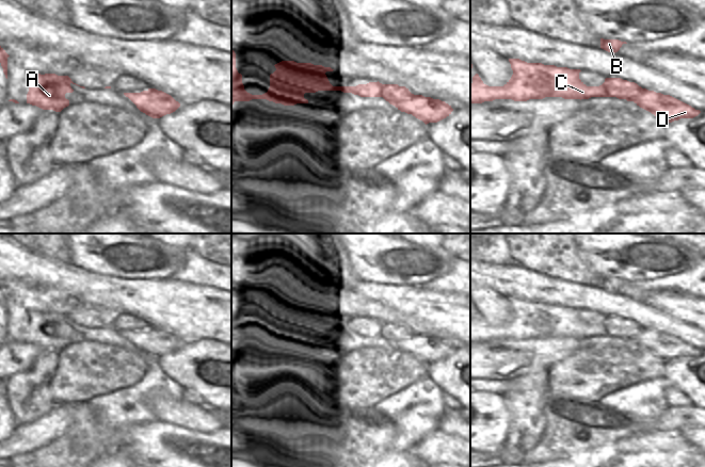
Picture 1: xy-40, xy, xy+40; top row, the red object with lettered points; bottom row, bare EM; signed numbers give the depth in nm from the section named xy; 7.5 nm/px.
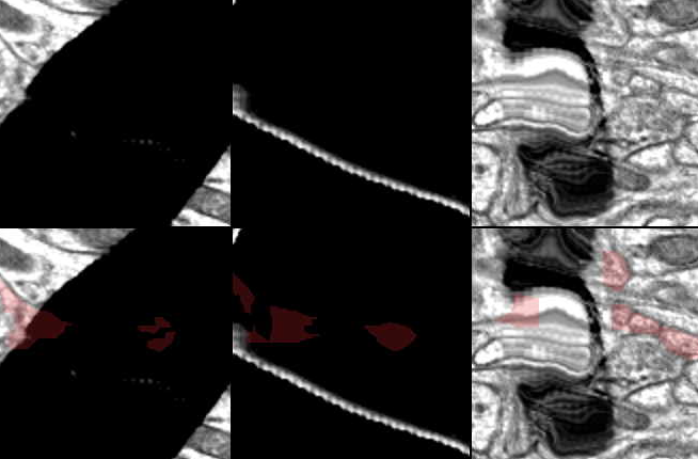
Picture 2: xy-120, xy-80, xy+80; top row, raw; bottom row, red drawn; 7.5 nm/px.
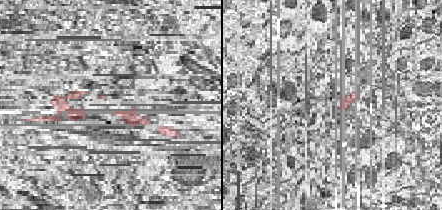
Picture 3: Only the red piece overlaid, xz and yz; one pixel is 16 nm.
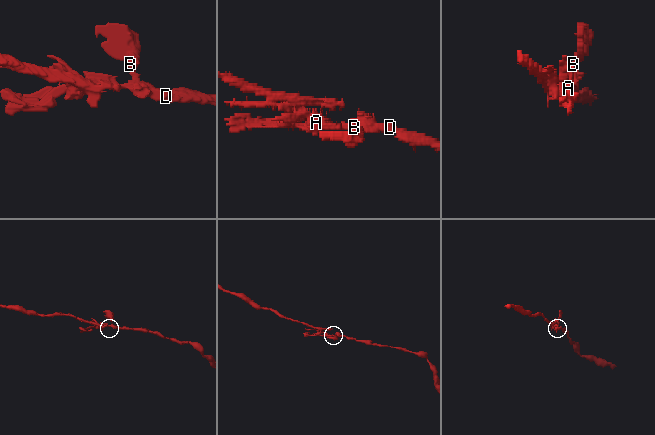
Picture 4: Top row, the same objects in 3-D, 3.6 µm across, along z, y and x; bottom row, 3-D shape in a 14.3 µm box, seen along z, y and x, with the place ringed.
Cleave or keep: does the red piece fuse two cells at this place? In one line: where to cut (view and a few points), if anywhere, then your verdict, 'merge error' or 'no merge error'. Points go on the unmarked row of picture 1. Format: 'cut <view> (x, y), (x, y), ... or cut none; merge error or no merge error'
cut xy-40 (142, 331), (153, 331), (162, 337), (173, 337); merge error

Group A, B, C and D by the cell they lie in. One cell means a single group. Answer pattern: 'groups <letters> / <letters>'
groups A B C / D

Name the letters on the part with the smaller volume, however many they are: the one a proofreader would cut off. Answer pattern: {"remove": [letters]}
{"remove": ["A", "B", "C"]}

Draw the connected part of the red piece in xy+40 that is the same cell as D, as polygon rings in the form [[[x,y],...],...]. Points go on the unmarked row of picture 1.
[[[644,332],[639,337],[631,336],[627,340],[634,340],[640,347],[651,351],[664,361],[672,361],[680,357],[693,357],[701,350],[691,344],[661,332]]]

